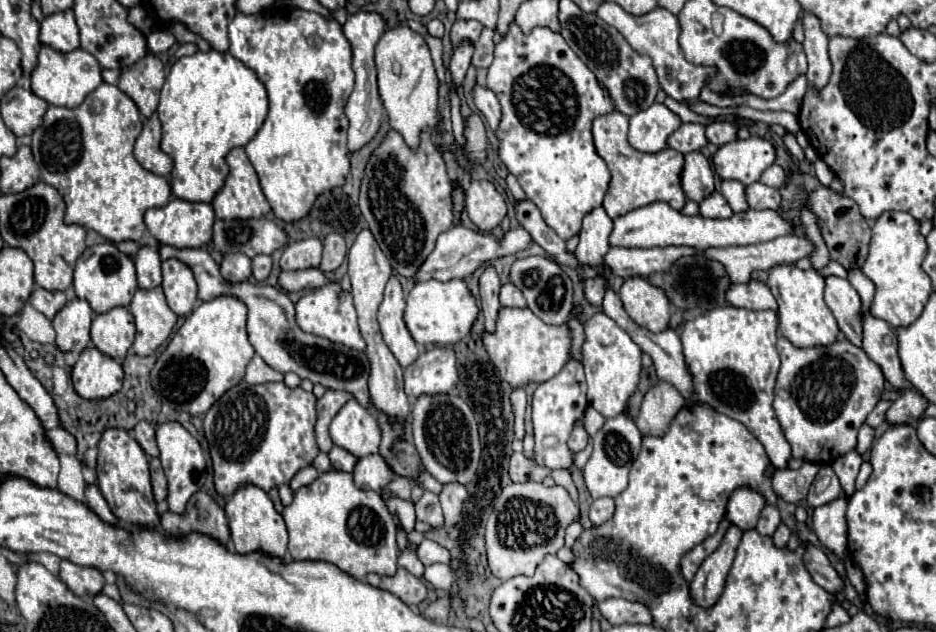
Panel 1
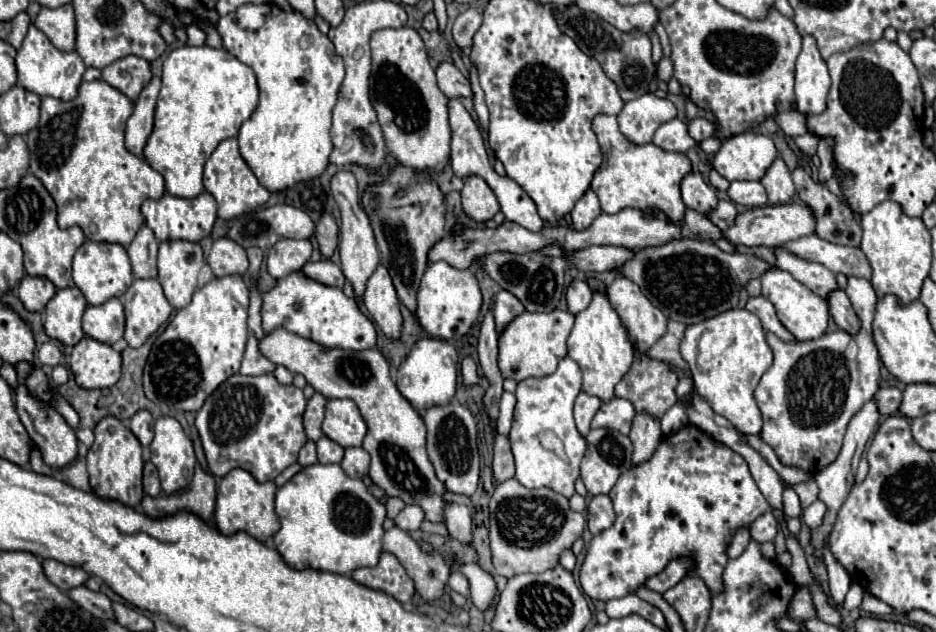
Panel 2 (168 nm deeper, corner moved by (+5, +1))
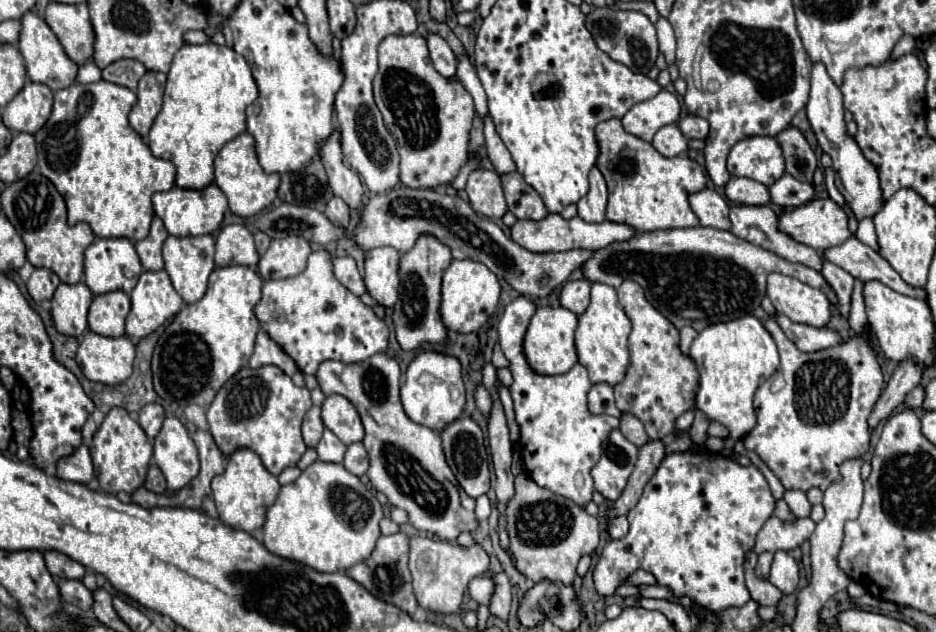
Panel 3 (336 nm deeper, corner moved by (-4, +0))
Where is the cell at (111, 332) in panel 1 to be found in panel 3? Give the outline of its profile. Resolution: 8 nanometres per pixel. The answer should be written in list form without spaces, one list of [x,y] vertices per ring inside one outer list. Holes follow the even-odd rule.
[[[109,292],[95,296],[89,306],[89,330],[101,336],[123,336],[125,316],[129,316],[131,300],[125,292]]]

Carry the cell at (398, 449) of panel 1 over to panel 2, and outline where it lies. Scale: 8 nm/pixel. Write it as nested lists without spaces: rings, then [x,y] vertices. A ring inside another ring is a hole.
[[[276,329],[274,333],[266,335],[260,341],[260,351],[276,365],[284,365],[286,369],[290,369],[292,373],[300,373],[306,377],[306,381],[318,391],[322,393],[326,399],[352,399],[366,425],[368,425],[368,433],[362,441],[362,447],[370,453],[372,461],[370,461],[370,479],[374,485],[378,485],[388,497],[398,497],[402,499],[406,505],[418,505],[424,511],[424,519],[430,523],[440,523],[444,521],[444,507],[446,501],[442,499],[446,493],[444,483],[438,481],[434,467],[428,459],[426,453],[426,427],[422,417],[412,409],[412,405],[398,393],[392,377],[390,377],[390,365],[386,361],[386,357],[378,351],[378,349],[364,349],[364,351],[344,351],[344,349],[332,349],[332,351],[322,351],[320,345],[302,339],[298,335],[292,335],[284,329]]]

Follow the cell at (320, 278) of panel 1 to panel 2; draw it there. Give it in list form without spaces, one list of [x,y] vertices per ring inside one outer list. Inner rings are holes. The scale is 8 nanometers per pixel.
[[[330,259],[308,261],[302,271],[304,271],[310,279],[316,279],[316,281],[320,281],[320,283],[324,283],[324,285],[332,285],[332,287],[338,287],[338,289],[342,289],[342,287],[344,287],[344,281],[346,281],[342,269],[340,269],[334,261],[330,261]]]

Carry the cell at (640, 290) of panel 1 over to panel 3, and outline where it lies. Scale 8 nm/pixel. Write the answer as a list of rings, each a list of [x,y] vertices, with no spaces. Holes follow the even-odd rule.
[[[625,280],[617,288],[617,294],[625,314],[633,322],[633,330],[629,334],[631,364],[625,380],[615,386],[615,404],[621,412],[637,416],[649,438],[665,438],[675,430],[675,418],[691,410],[699,372],[695,362],[679,352],[679,330],[645,300],[643,288],[637,282]]]

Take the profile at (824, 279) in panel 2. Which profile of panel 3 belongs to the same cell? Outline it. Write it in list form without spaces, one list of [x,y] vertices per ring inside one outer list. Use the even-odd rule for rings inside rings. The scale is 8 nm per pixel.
[[[735,204],[735,206],[731,206],[729,218],[731,218],[731,232],[733,232],[735,236],[741,236],[743,240],[749,240],[751,244],[757,244],[757,246],[761,246],[761,248],[765,248],[765,250],[769,250],[769,252],[773,252],[773,254],[777,254],[777,256],[781,256],[781,258],[785,258],[785,260],[789,260],[789,262],[805,264],[807,268],[813,268],[813,270],[821,272],[823,260],[821,260],[819,252],[817,252],[815,248],[809,248],[809,246],[805,246],[805,244],[799,244],[799,242],[791,240],[789,236],[781,234],[781,232],[777,230],[777,214],[775,214],[769,206],[745,206],[745,204]]]

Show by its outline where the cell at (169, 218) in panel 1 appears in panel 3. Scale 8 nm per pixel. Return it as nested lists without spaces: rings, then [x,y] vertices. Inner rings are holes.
[[[215,184],[203,190],[183,190],[183,188],[173,186],[171,190],[157,192],[153,196],[153,210],[163,220],[171,236],[177,236],[177,238],[203,236],[203,234],[213,234],[221,228],[221,222],[227,210],[227,198]]]

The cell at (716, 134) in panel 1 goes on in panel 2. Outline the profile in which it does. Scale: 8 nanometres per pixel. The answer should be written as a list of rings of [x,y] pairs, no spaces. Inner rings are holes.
[[[700,117],[692,119],[692,121],[688,121],[688,133],[694,141],[700,143],[714,135],[714,123],[710,123],[708,119],[700,119]]]

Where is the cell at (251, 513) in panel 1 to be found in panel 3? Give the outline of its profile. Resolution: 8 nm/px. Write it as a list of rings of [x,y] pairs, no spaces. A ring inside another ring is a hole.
[[[247,448],[235,450],[227,458],[225,472],[221,476],[215,476],[211,482],[213,490],[213,500],[217,504],[217,512],[223,524],[229,524],[231,528],[245,530],[245,532],[255,532],[263,528],[265,524],[265,512],[273,500],[277,500],[281,484],[277,476],[267,472],[267,468],[261,464],[261,458]]]

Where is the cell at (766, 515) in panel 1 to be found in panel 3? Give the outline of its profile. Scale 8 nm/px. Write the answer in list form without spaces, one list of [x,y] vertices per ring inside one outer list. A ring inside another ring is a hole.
[[[771,516],[759,530],[753,550],[757,554],[765,550],[769,552],[785,550],[787,552],[787,550],[801,546],[803,540],[809,538],[813,530],[815,530],[815,522],[811,518],[799,518],[795,524],[789,524],[789,522],[779,520],[777,516]]]

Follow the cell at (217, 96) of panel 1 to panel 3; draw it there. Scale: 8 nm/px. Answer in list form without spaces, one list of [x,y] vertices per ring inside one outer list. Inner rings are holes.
[[[205,42],[199,46],[185,44],[173,58],[171,70],[167,74],[165,98],[159,116],[153,122],[149,134],[149,148],[157,158],[169,160],[177,168],[175,184],[179,188],[207,188],[213,182],[213,160],[217,152],[235,136],[245,132],[245,108],[253,104],[259,96],[257,82],[245,58],[229,46],[217,46]]]

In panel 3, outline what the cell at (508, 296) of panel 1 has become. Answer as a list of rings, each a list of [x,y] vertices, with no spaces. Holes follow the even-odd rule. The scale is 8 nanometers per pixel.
[[[519,296],[505,306],[505,312],[499,320],[499,344],[505,358],[511,362],[509,370],[513,374],[511,398],[515,404],[515,418],[521,428],[521,456],[527,468],[527,474],[541,488],[573,500],[583,506],[591,500],[593,480],[589,470],[597,464],[601,456],[601,442],[609,436],[613,428],[619,426],[619,420],[613,416],[595,416],[587,410],[587,392],[591,388],[587,368],[575,364],[569,372],[559,376],[535,374],[525,356],[523,356],[523,334],[537,306]]]

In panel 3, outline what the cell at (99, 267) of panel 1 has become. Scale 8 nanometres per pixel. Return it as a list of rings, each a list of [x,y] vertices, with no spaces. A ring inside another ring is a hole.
[[[97,238],[87,250],[85,250],[85,284],[89,290],[99,296],[105,292],[131,292],[133,284],[137,284],[137,276],[141,276],[143,266],[135,252],[135,246],[127,238]]]

